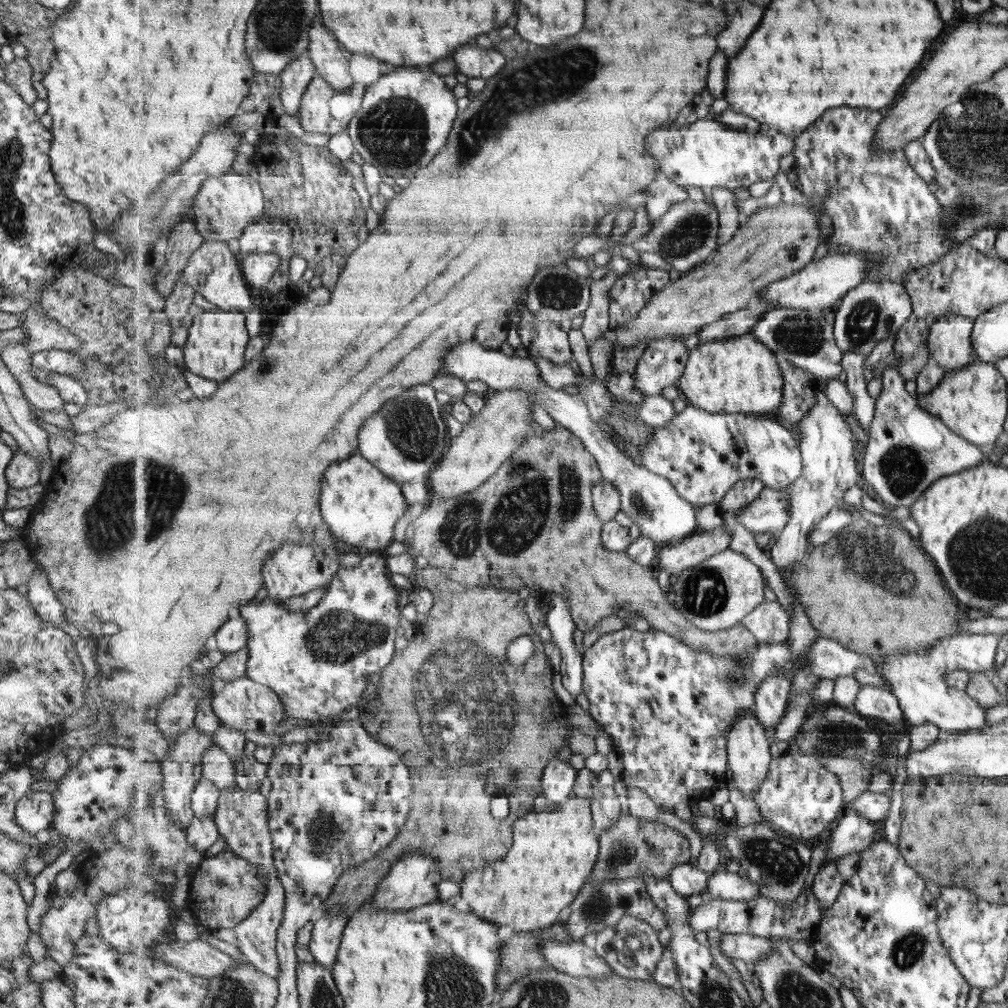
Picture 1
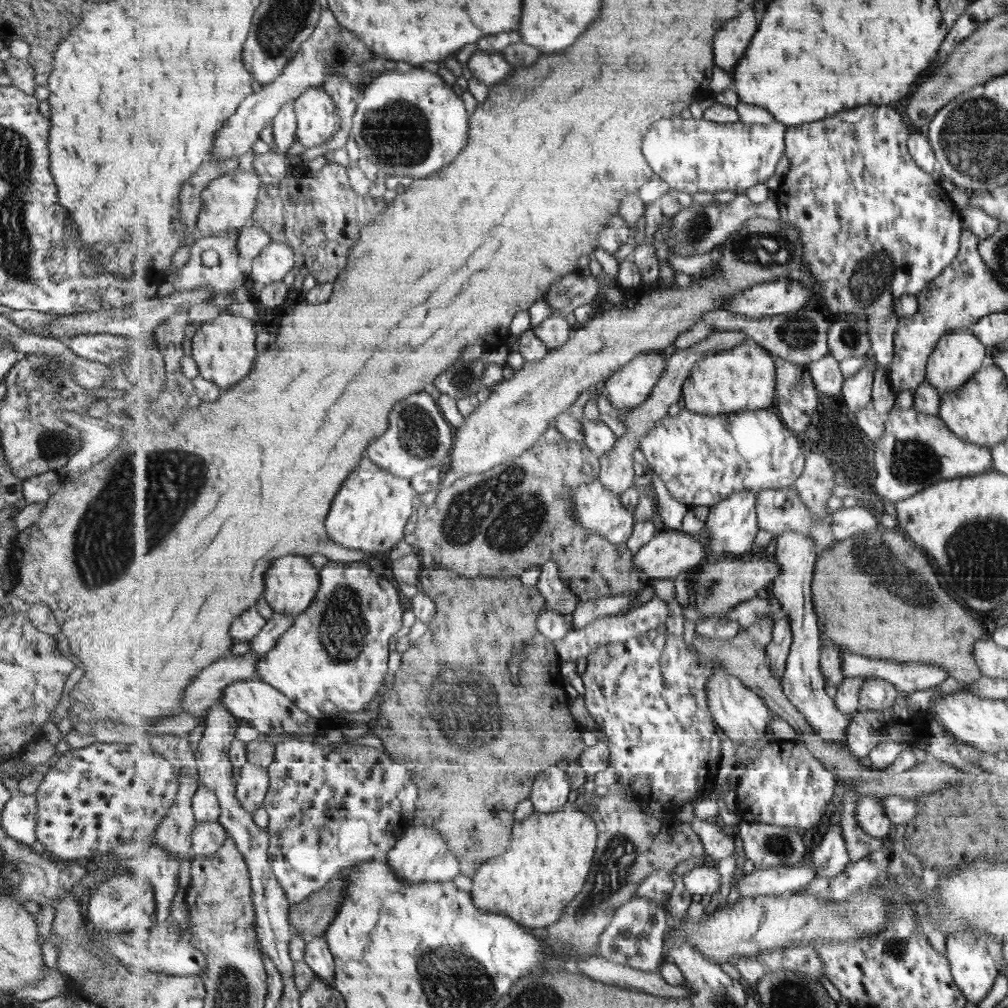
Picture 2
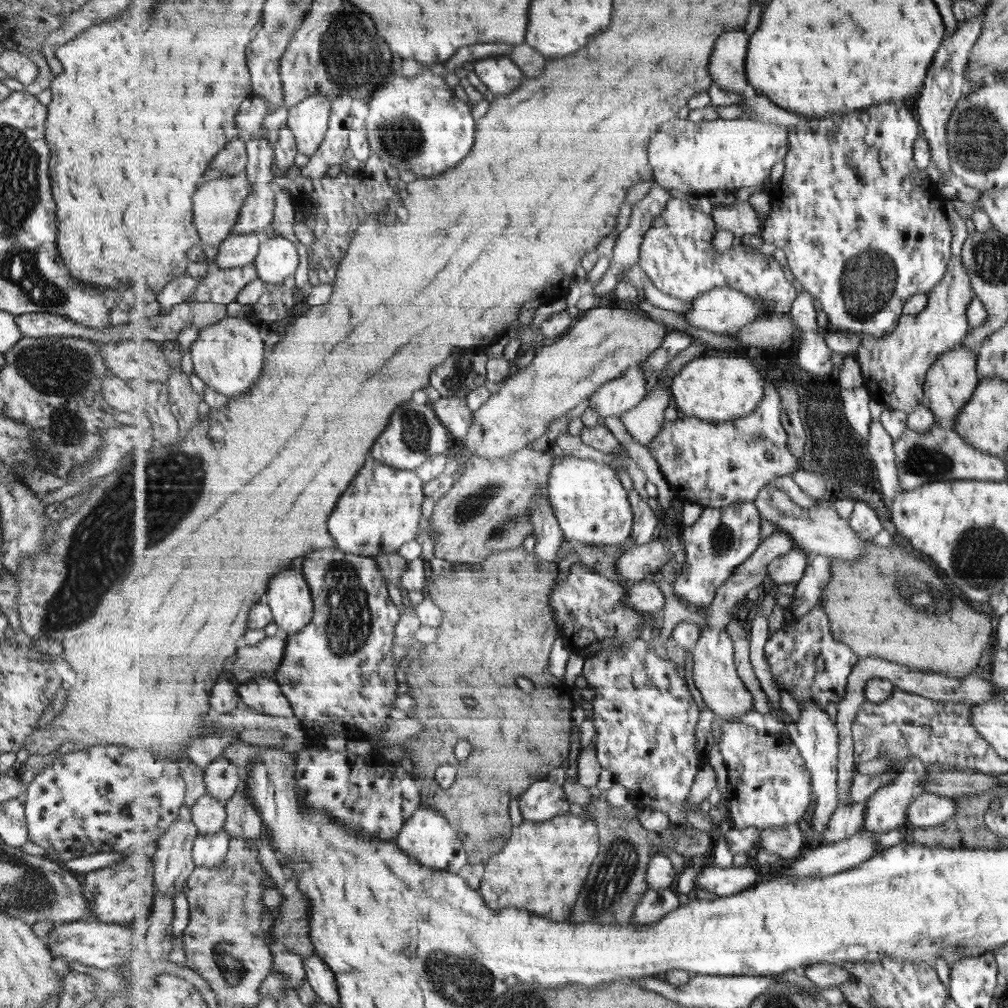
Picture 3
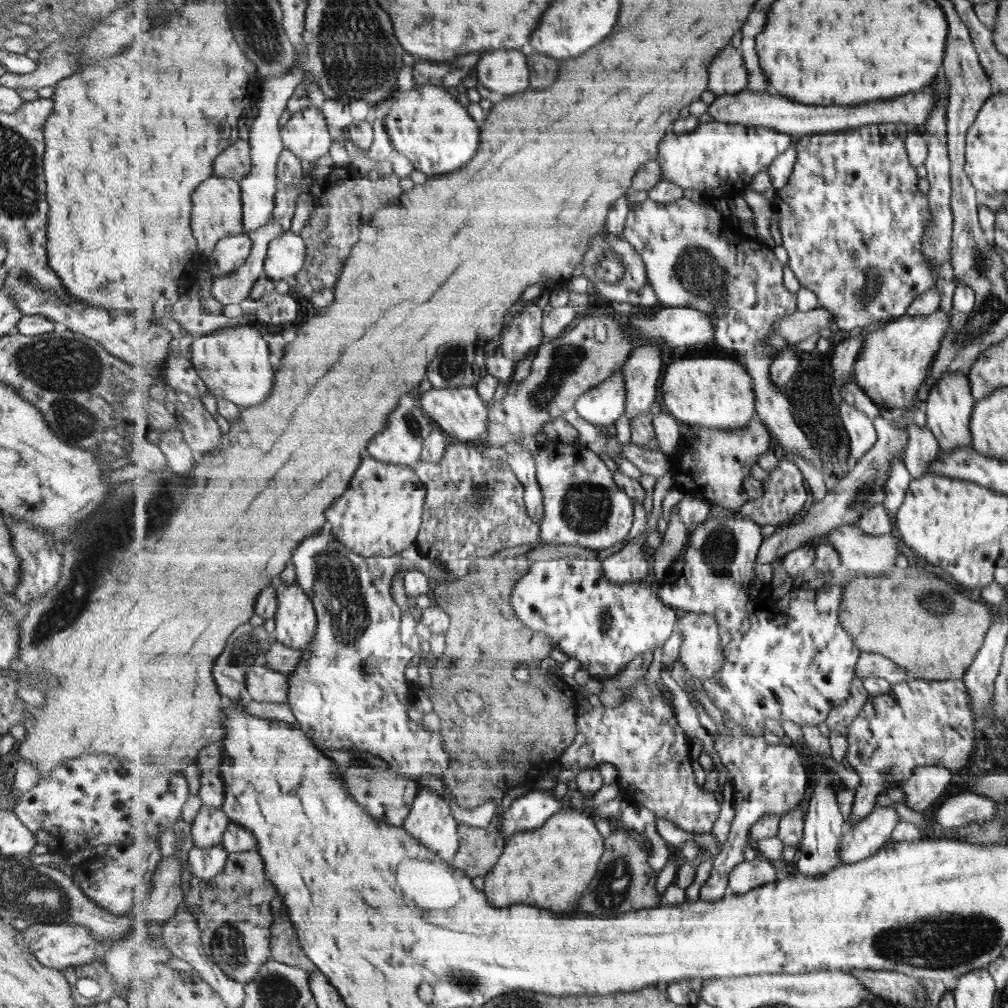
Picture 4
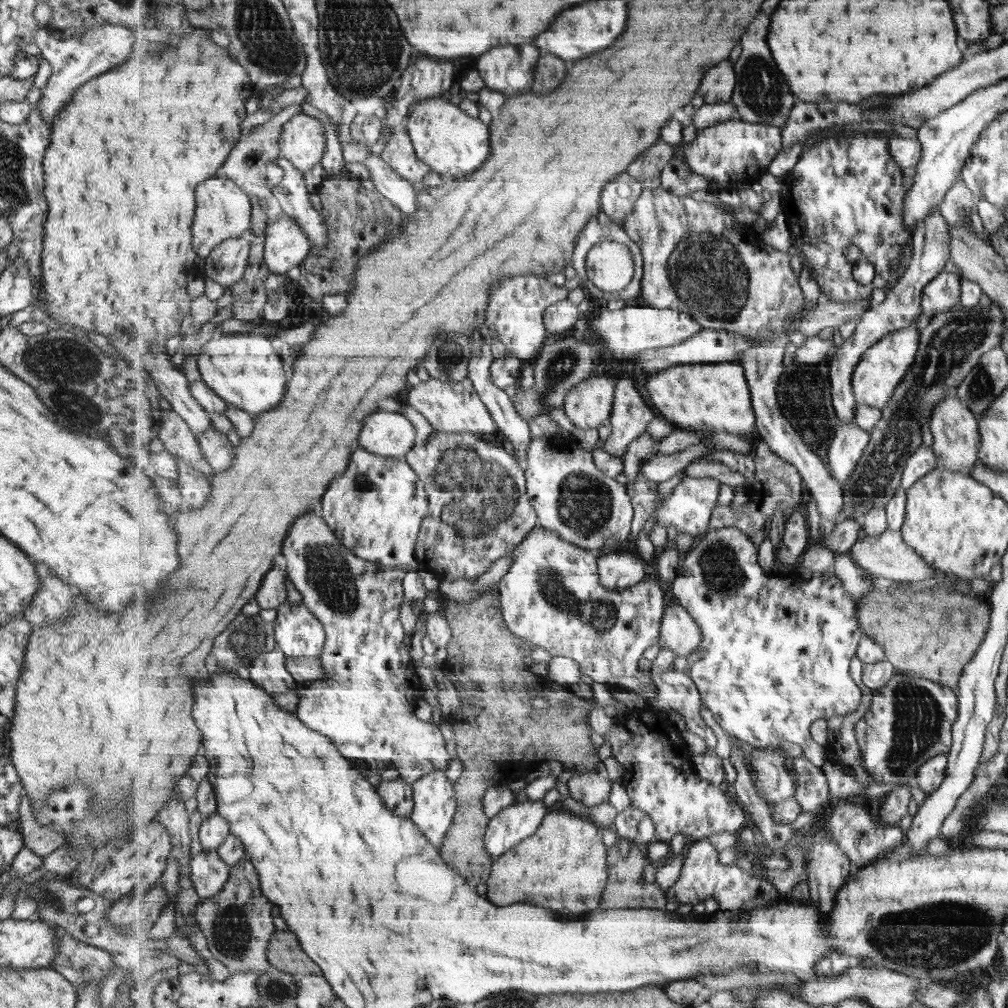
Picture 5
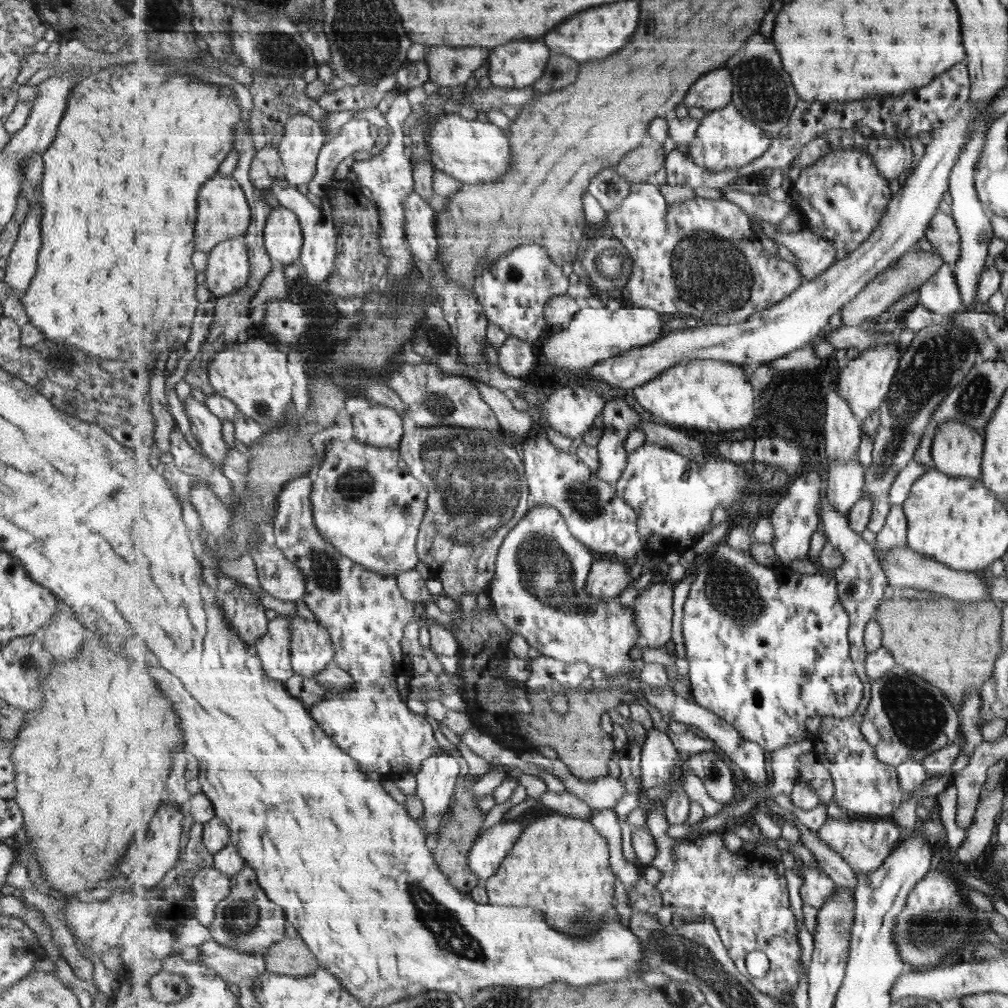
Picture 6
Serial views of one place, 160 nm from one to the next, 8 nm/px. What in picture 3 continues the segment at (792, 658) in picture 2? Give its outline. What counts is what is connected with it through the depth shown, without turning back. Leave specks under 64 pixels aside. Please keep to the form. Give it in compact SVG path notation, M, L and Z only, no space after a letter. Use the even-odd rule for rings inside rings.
M799 702L801 715L789 733L789 739L797 745L806 760L806 765L812 772L812 784L816 803L812 815L812 827L814 839L818 845L825 843L825 831L827 831L829 820L836 814L839 808L839 783L838 783L838 756L840 753L840 734L836 719L833 721L824 708L816 702Z

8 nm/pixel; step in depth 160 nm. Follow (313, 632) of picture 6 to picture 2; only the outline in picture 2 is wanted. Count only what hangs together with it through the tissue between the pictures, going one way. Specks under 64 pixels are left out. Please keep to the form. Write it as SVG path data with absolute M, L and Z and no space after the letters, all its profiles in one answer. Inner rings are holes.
M306 555L279 558L273 564L273 568L267 572L267 580L264 582L266 585L264 598L273 612L284 612L297 617L311 607L322 580L320 570L315 568L308 558L309 556Z

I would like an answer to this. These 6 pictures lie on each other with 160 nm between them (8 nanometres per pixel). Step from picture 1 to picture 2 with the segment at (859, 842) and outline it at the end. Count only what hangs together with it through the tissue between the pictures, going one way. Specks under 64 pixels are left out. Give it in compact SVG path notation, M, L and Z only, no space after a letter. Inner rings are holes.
M879 797L862 798L857 805L855 816L861 830L865 830L874 838L881 840L891 834L891 826L894 824L891 819L887 818Z

